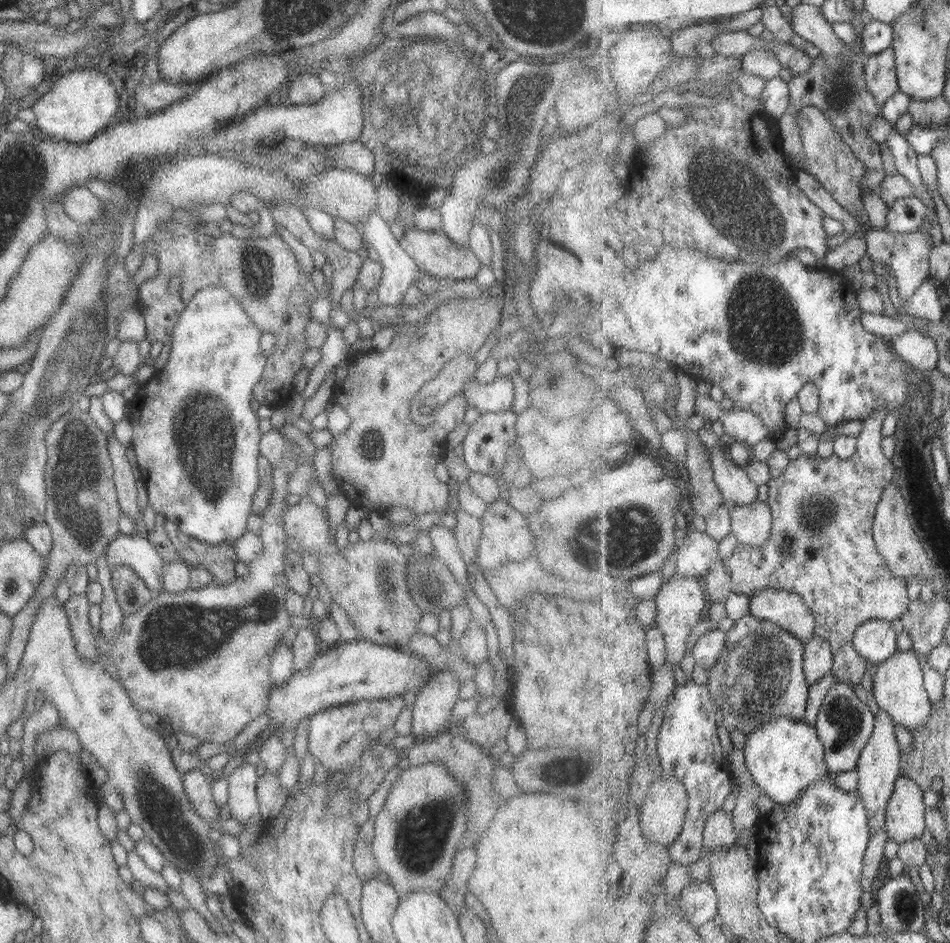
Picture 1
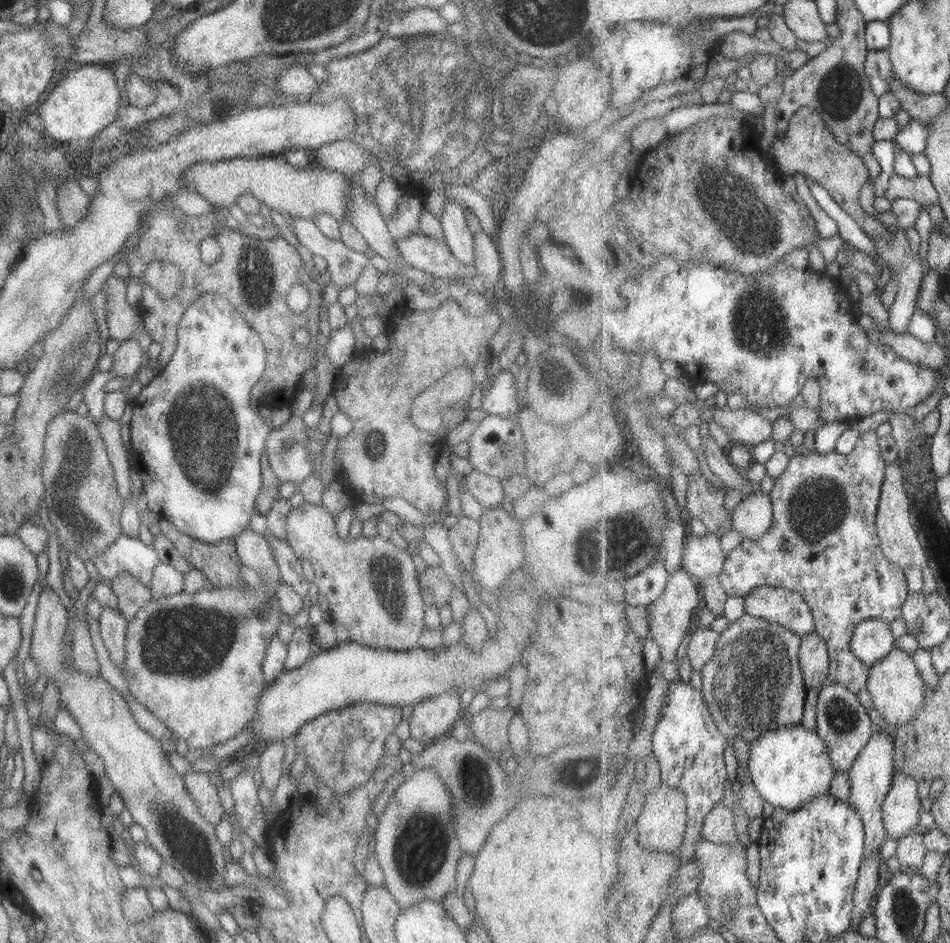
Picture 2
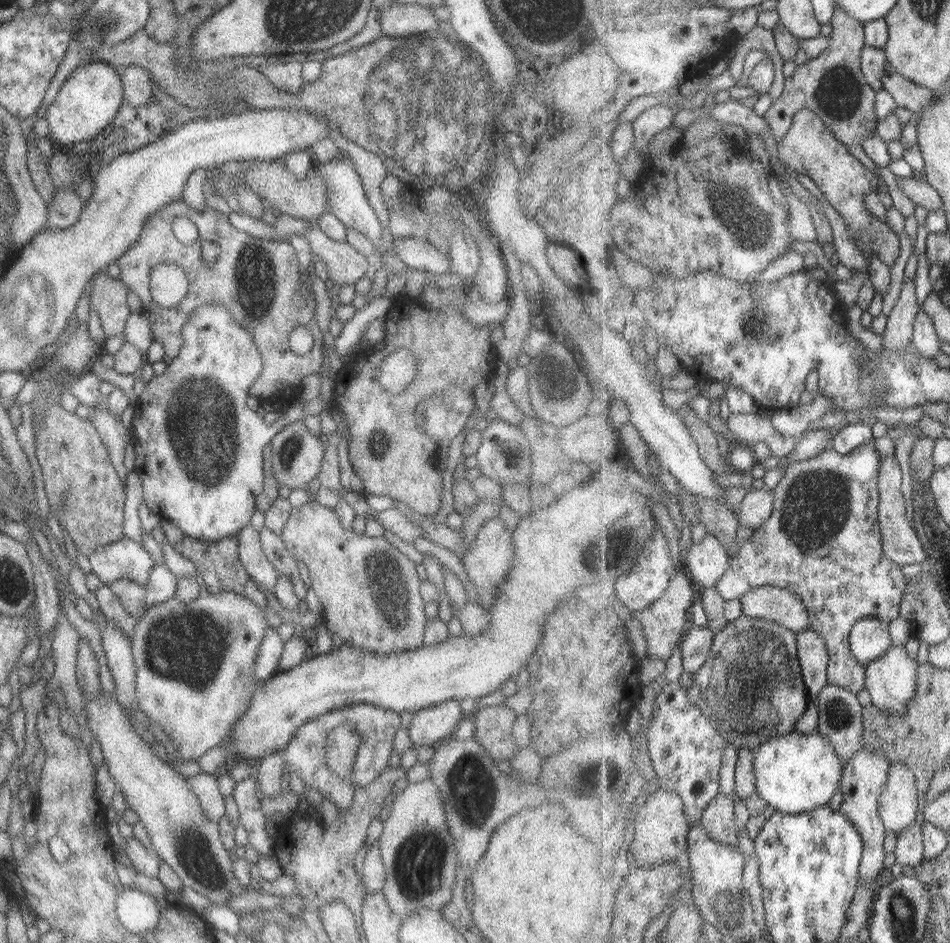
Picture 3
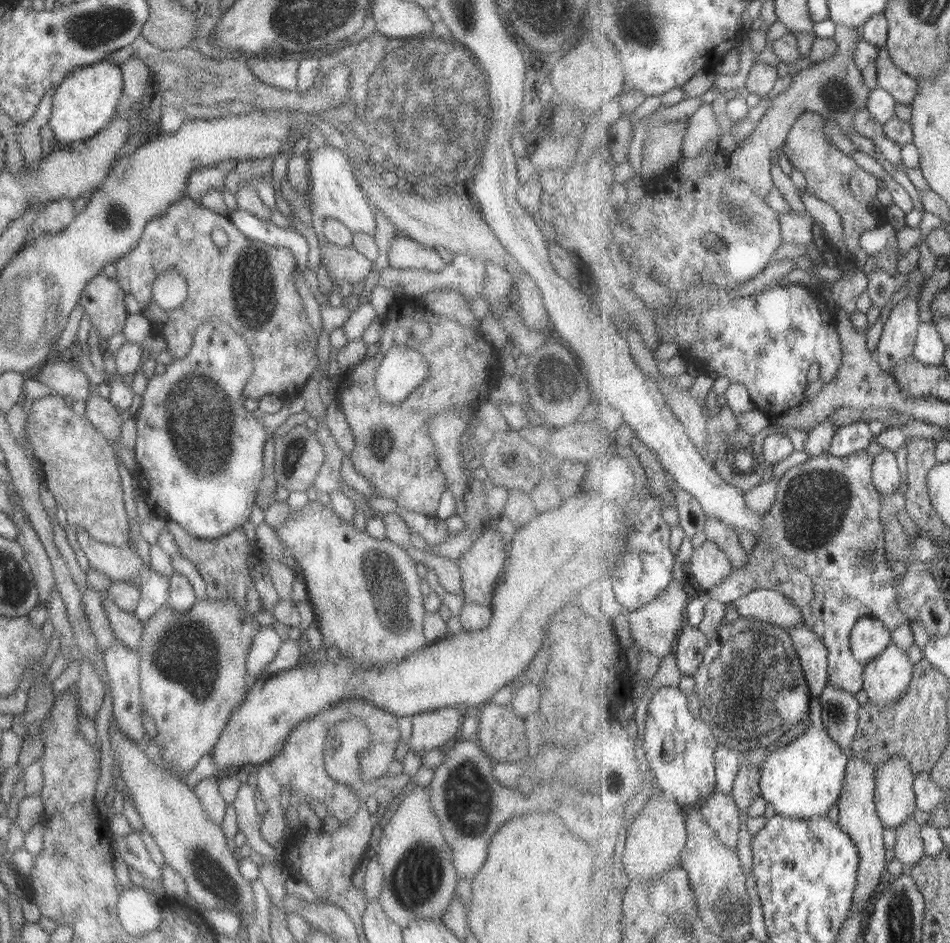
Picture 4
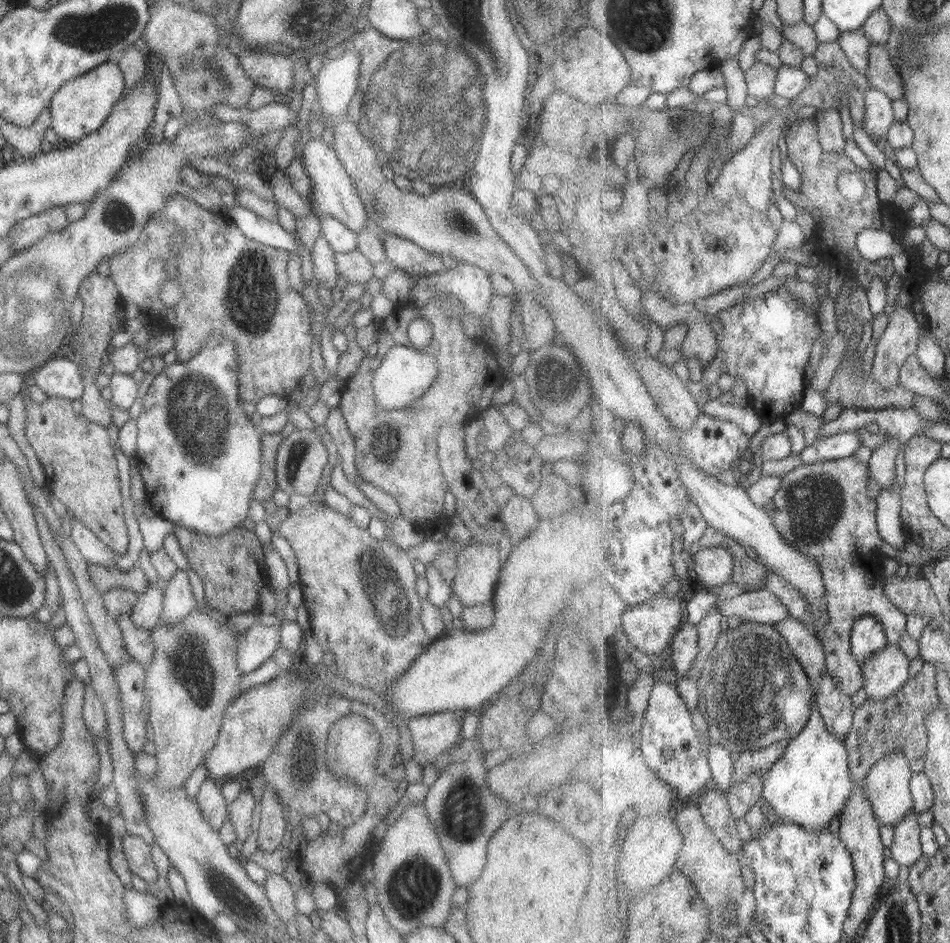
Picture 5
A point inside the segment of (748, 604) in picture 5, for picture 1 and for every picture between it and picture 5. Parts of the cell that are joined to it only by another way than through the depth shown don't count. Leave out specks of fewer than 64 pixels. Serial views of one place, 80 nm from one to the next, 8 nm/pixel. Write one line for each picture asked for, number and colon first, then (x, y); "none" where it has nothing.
1: (789, 610)
2: (783, 606)
3: (783, 607)
4: (767, 605)

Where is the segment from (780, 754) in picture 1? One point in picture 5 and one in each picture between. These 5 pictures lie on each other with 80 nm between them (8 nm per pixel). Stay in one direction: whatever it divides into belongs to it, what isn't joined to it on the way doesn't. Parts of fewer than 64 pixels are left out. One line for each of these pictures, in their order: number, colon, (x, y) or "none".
2: (791, 766)
3: (796, 773)
4: (803, 779)
5: (811, 783)

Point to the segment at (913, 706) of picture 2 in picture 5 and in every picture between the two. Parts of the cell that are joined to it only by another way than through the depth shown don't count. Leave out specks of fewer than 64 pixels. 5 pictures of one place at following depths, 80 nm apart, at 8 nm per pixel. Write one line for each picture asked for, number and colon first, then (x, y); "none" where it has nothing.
3: (891, 680)
4: (886, 679)
5: (886, 672)

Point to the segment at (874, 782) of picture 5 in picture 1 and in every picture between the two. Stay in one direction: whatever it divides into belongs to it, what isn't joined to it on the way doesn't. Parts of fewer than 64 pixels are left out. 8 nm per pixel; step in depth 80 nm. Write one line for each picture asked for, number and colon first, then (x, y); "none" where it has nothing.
1: (905, 816)
2: (901, 809)
3: (899, 802)
4: (896, 802)

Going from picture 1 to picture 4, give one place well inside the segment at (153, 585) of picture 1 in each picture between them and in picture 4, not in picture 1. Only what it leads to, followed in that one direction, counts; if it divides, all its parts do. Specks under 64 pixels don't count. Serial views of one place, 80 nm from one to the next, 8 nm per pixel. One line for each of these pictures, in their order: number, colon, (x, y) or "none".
2: (126, 555)
3: (123, 558)
4: (119, 563)

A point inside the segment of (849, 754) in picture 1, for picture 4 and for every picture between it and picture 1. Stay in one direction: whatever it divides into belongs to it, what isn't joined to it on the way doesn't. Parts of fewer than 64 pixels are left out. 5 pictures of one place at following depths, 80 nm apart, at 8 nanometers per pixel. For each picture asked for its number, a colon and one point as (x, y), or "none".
2: (842, 720)
3: (840, 718)
4: (840, 708)

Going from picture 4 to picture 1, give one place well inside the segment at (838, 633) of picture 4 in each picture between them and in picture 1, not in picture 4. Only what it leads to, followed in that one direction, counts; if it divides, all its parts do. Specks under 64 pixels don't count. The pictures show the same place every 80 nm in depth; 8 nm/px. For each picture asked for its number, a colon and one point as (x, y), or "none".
1: (822, 546)
2: (824, 543)
3: (823, 541)

